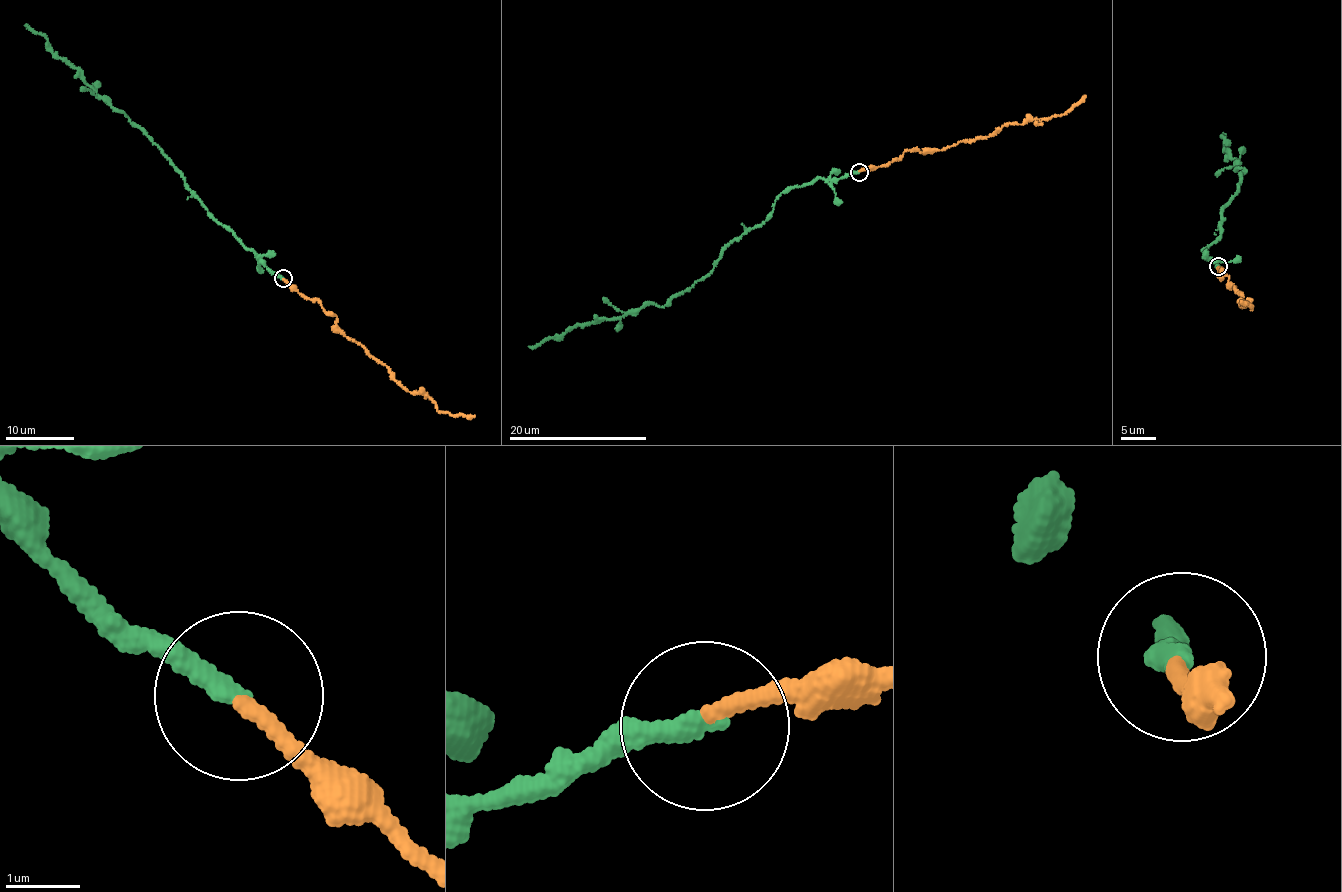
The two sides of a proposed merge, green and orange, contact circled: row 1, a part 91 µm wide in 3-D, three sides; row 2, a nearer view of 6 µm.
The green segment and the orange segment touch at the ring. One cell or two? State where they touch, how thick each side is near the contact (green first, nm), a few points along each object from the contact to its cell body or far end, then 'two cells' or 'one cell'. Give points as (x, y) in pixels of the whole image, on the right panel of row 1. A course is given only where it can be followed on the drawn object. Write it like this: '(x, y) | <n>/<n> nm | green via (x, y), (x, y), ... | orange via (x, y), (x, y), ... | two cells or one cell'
(1218, 266) | 280/220 nm | green via (1218, 267), (1203, 250), (1220, 235), (1223, 208), (1245, 169), (1235, 169), (1221, 135) | orange via (1218, 267), (1225, 270), (1221, 278), (1225, 275), (1242, 293), (1242, 307), (1246, 301), (1253, 305), (1241, 302) | one cell

